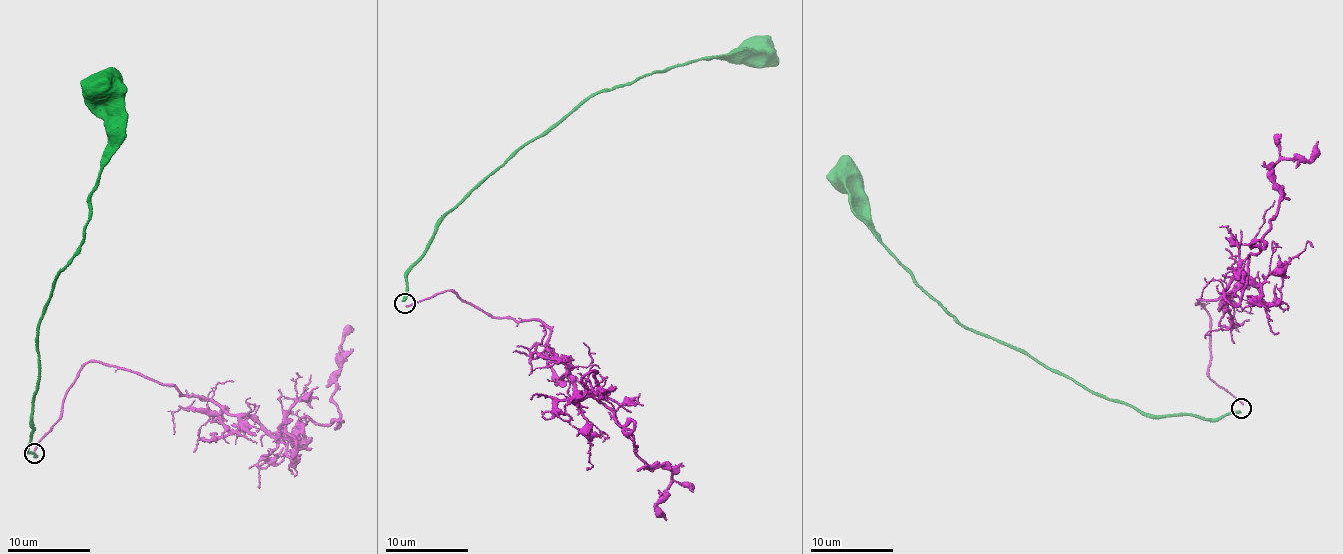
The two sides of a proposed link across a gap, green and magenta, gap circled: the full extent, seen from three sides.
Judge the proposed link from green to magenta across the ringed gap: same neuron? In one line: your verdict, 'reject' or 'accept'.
reject

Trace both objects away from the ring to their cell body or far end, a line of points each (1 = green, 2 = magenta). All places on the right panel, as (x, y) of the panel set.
1: (1240, 412), (1213, 419), (1148, 417), (957, 321), (882, 243), (870, 222), (866, 194), (846, 178)
2: (1242, 404), (1209, 377), (1196, 301), (1256, 284), (1235, 291), (1277, 214), (1273, 165), (1308, 161), (1317, 141)

